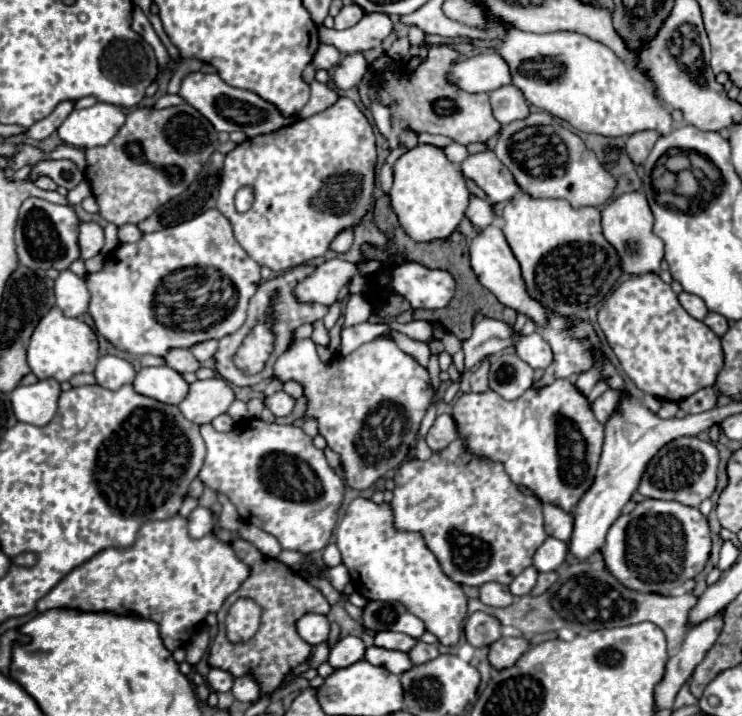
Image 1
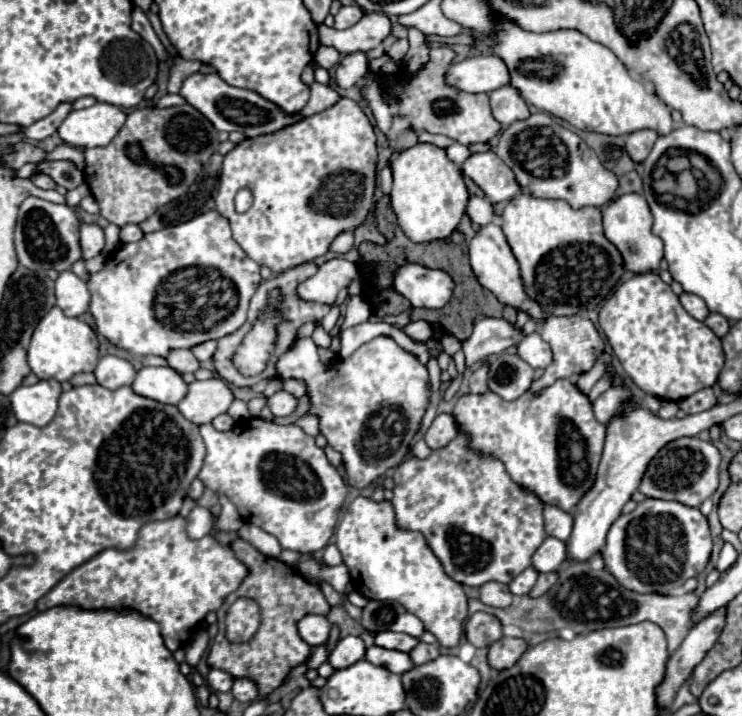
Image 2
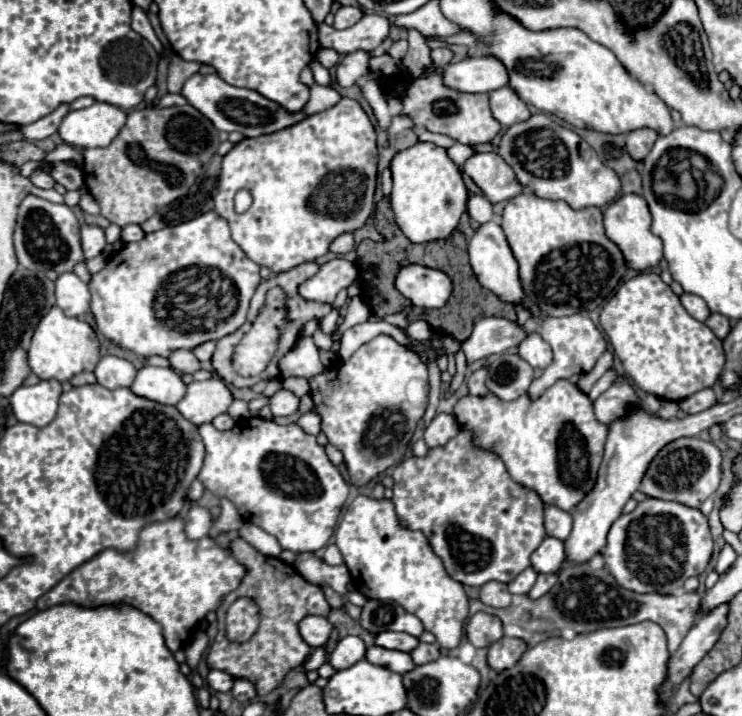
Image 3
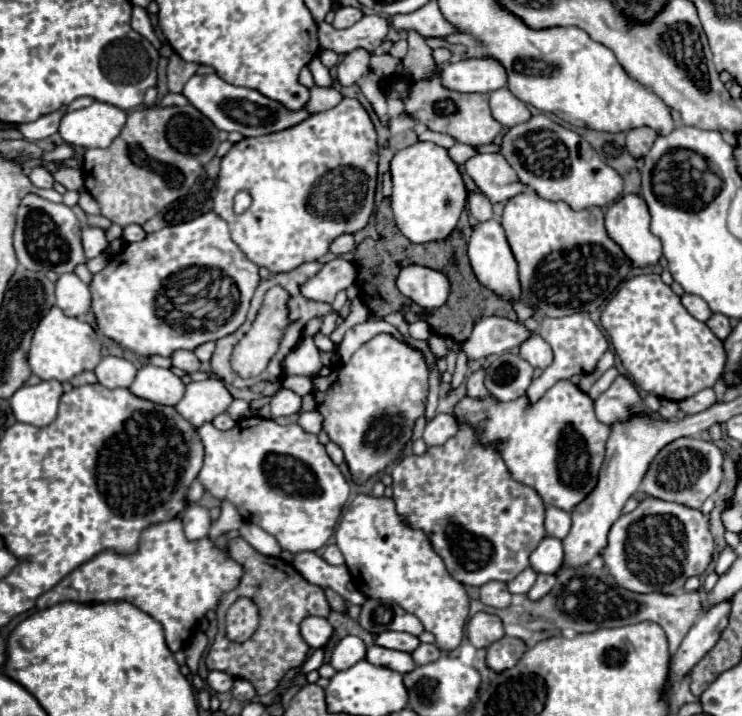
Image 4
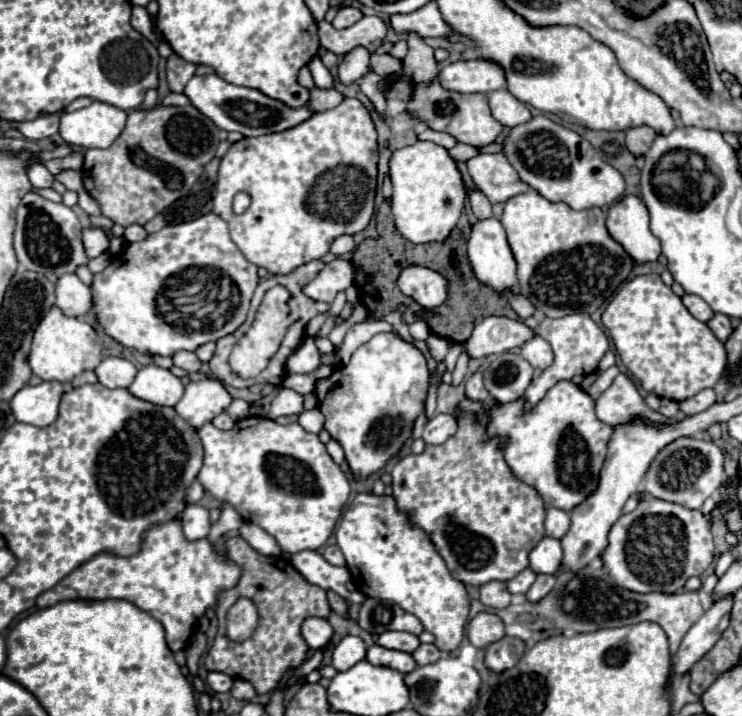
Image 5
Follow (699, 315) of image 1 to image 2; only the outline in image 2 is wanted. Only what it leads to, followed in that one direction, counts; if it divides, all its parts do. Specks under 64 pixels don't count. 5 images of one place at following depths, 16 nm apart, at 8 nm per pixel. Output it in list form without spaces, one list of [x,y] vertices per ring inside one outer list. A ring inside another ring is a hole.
[[[680,294],[680,302],[682,302],[682,306],[686,308],[686,312],[690,314],[690,316],[694,316],[696,320],[706,320],[706,316],[710,314],[710,310],[708,310],[708,306],[704,304],[704,300],[702,298],[698,298],[698,296],[694,296],[694,294]]]

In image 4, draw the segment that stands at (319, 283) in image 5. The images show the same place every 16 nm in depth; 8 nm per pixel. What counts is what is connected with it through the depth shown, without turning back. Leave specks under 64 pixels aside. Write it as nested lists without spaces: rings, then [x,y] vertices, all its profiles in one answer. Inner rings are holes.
[[[336,258],[324,268],[302,288],[302,294],[310,300],[318,302],[334,302],[334,296],[340,290],[346,290],[356,280],[356,267],[353,262]]]

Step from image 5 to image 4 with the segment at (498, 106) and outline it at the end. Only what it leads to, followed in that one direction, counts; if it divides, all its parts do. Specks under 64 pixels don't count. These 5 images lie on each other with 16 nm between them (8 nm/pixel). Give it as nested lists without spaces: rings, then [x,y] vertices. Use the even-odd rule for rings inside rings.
[[[500,88],[490,94],[490,108],[492,108],[492,116],[506,128],[512,128],[532,118],[528,106],[516,100],[516,96],[508,92],[508,88]]]

